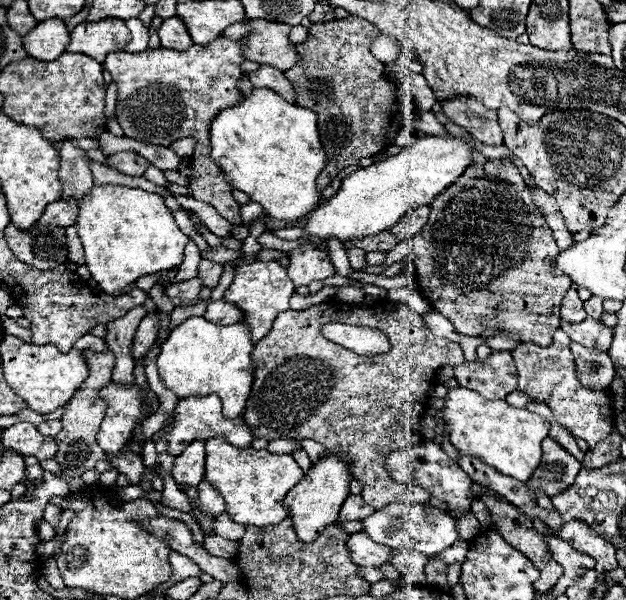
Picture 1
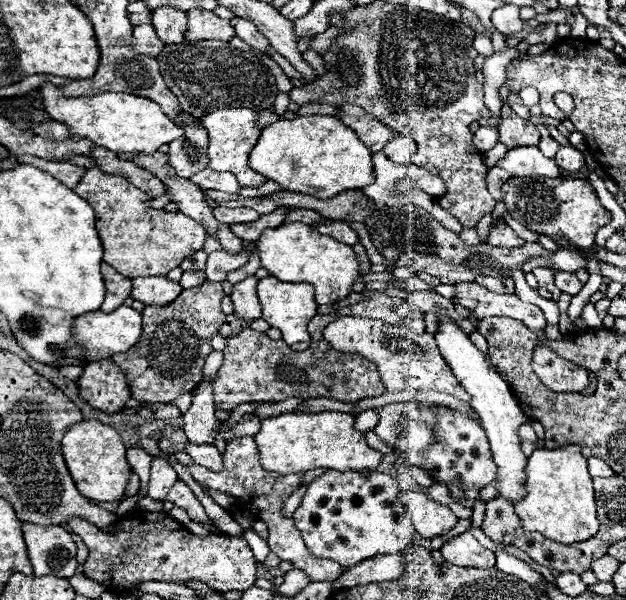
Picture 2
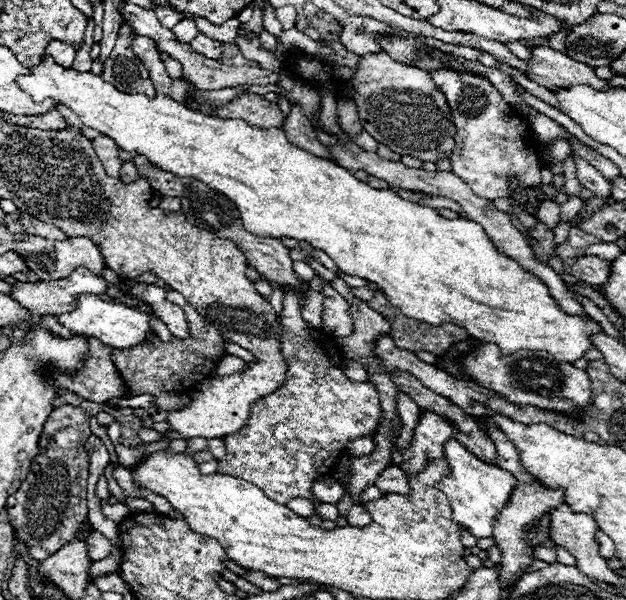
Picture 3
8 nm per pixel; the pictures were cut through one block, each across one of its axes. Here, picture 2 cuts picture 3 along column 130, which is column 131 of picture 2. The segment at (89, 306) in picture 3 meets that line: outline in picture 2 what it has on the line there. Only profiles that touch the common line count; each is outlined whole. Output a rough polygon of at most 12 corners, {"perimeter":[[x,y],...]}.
{"perimeter":[[130,306],[80,314],[72,338],[88,362],[130,350],[142,316]]}

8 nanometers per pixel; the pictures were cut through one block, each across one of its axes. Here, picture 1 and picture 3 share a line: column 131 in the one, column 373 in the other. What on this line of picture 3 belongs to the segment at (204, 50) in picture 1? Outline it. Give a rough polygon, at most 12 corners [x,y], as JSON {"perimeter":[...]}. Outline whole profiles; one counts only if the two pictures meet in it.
{"perimeter":[[364,54],[350,80],[364,130],[436,162],[456,128],[428,72]]}

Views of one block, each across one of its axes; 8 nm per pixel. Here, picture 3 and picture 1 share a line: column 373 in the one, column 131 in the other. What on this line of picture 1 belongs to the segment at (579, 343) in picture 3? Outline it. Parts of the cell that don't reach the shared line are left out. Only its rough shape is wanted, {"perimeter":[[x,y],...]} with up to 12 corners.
{"perimeter":[[110,184],[76,228],[106,294],[180,266],[188,240],[162,196]]}

